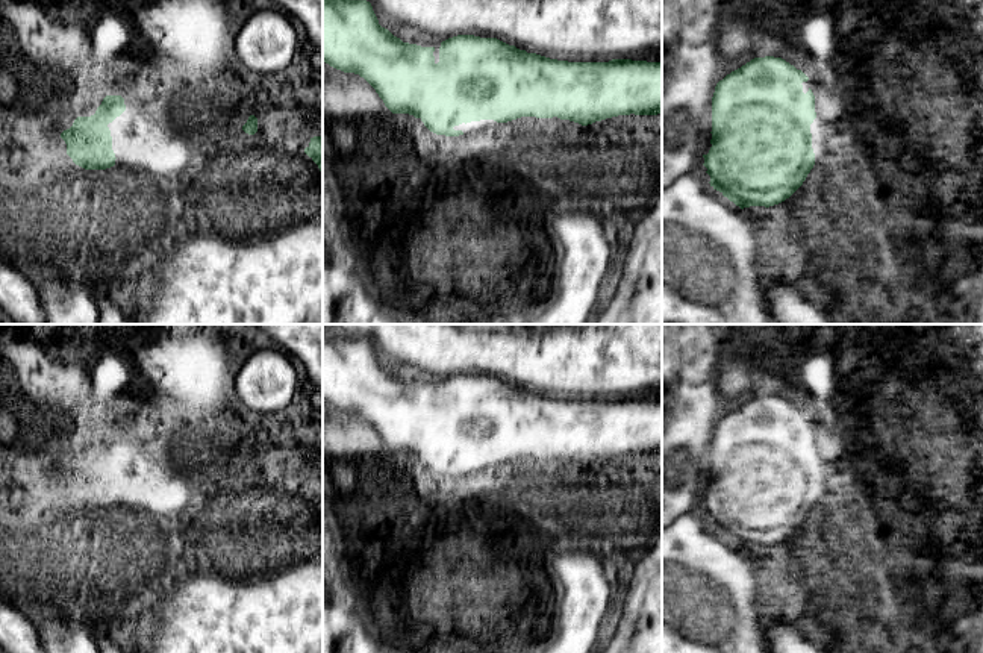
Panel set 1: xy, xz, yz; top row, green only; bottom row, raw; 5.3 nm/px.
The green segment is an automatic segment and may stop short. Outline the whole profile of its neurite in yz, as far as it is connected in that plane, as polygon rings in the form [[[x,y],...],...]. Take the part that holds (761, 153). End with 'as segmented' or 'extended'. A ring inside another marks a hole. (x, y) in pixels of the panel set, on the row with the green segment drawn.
[[[754,58],[727,74],[715,86],[712,97],[712,139],[704,158],[710,186],[741,209],[750,206],[774,206],[789,198],[806,180],[815,165],[810,124],[816,118],[812,89],[804,94],[803,82],[809,77],[782,58]]]; as segmented

